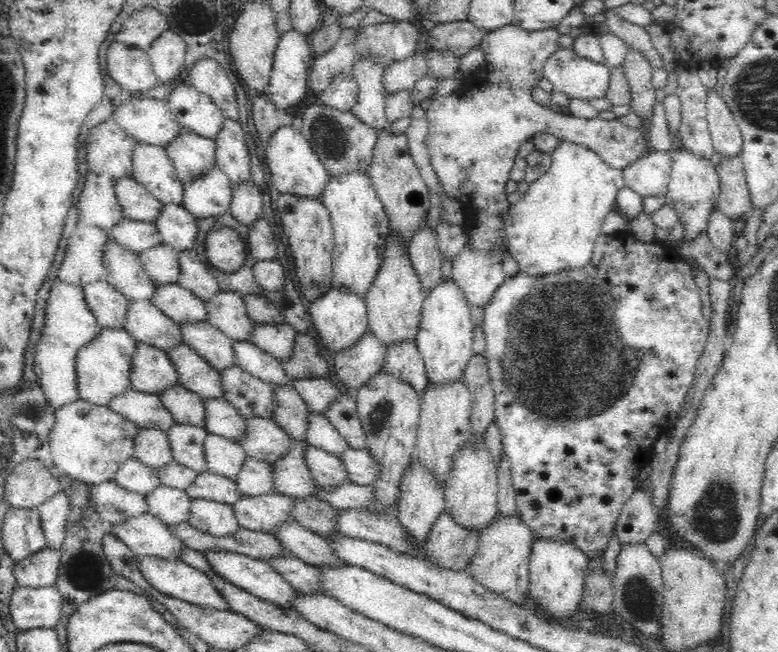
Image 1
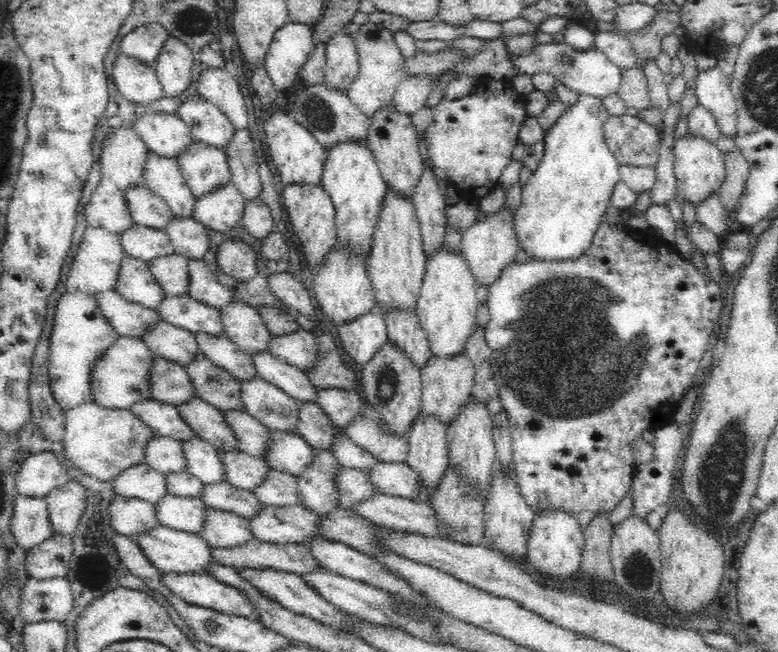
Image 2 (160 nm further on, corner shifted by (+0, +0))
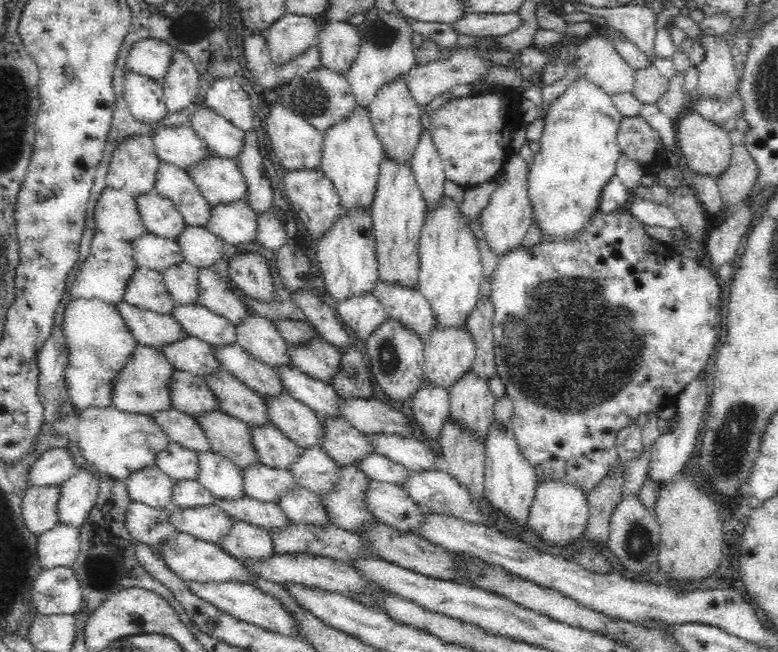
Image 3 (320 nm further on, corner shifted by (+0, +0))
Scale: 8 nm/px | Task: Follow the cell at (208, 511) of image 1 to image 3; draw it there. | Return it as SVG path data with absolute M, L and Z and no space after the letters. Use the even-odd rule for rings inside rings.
M232 519L227 533L217 542L224 552L234 557L267 557L273 550L266 529L243 520Z

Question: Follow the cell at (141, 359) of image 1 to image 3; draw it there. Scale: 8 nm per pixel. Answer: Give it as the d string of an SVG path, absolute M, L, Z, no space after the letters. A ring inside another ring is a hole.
M174 368L169 378L167 398L172 408L189 415L219 409L202 377Z

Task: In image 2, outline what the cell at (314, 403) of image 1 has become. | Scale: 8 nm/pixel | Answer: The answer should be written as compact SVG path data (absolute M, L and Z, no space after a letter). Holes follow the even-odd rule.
M346 388L316 389L313 401L328 416L333 426L341 429L363 404L356 390Z

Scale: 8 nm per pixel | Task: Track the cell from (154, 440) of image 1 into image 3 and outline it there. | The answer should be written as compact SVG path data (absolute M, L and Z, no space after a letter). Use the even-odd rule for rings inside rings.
M168 441L168 444L156 453L155 465L173 481L196 479L197 451Z

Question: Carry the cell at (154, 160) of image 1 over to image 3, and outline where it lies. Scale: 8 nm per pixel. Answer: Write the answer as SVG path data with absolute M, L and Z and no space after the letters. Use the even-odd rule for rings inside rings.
M160 161L154 178L153 189L170 200L179 214L183 216L186 225L205 226L210 216L210 204L196 189L185 169Z

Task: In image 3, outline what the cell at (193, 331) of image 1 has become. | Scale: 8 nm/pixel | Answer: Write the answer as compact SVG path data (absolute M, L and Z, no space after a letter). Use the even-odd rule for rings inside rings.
M238 343L214 345L211 348L214 358L223 369L231 372L237 380L246 384L260 395L284 391L274 367L254 358Z

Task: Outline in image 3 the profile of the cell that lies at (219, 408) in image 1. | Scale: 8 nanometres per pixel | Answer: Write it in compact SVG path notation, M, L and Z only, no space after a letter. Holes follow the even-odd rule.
M270 423L248 427L251 447L257 456L257 462L266 466L287 469L301 449Z

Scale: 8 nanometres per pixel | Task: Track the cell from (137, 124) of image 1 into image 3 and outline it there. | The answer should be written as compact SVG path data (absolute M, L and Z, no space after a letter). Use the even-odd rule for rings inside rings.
M160 123L151 134L156 154L160 161L175 164L186 169L203 156L211 155L202 140L191 127L185 125L164 125Z

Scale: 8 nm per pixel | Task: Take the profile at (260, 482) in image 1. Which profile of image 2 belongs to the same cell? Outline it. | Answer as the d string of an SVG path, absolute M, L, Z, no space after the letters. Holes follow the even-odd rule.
M268 469L251 492L262 505L284 506L300 503L295 494L295 476L278 469Z

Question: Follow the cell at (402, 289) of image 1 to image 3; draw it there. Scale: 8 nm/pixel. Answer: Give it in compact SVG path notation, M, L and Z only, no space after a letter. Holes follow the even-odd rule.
M386 157L382 161L370 214L376 237L377 275L384 284L416 288L420 274L419 244L427 216L426 205L412 177L411 166L400 167Z

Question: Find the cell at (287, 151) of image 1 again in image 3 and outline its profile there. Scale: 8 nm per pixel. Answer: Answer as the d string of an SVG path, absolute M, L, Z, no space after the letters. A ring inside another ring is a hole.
M273 99L272 110L266 114L268 118L264 120L264 131L270 138L270 146L273 156L280 161L286 173L293 171L321 171L320 164L323 155L323 137L316 128L306 123L302 117L294 115L291 111L284 109L278 99Z

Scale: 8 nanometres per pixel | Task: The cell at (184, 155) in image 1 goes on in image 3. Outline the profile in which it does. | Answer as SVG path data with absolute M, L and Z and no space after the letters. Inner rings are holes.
M211 154L203 156L197 161L198 162L194 162L194 164L190 164L190 167L185 170L188 172L196 189L198 189L203 198L206 199L206 202L213 205L227 203L238 197L244 197L244 199L246 199L246 183L244 183L244 179L242 179L242 173L240 173L235 159Z

